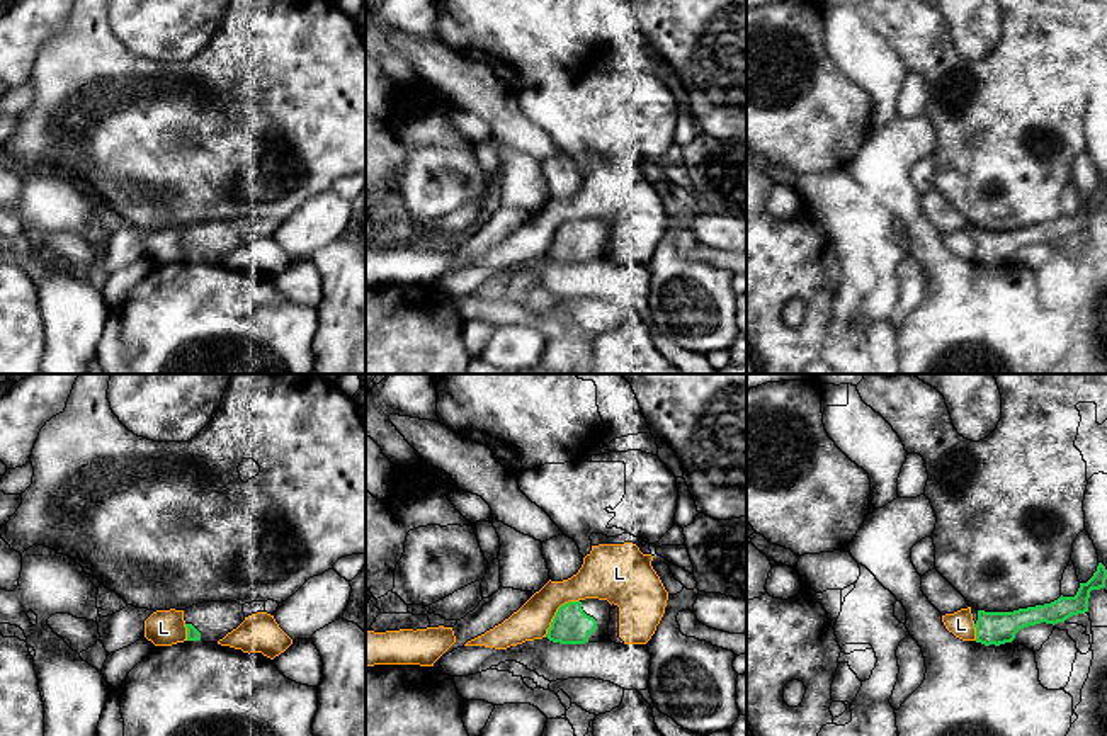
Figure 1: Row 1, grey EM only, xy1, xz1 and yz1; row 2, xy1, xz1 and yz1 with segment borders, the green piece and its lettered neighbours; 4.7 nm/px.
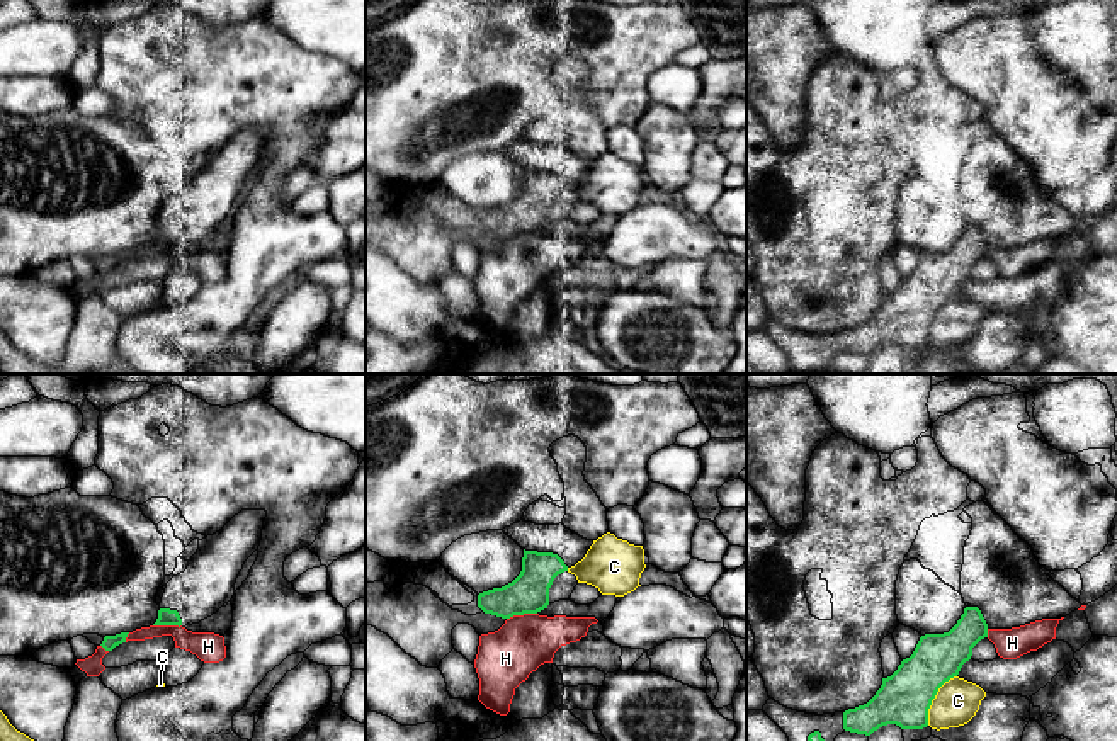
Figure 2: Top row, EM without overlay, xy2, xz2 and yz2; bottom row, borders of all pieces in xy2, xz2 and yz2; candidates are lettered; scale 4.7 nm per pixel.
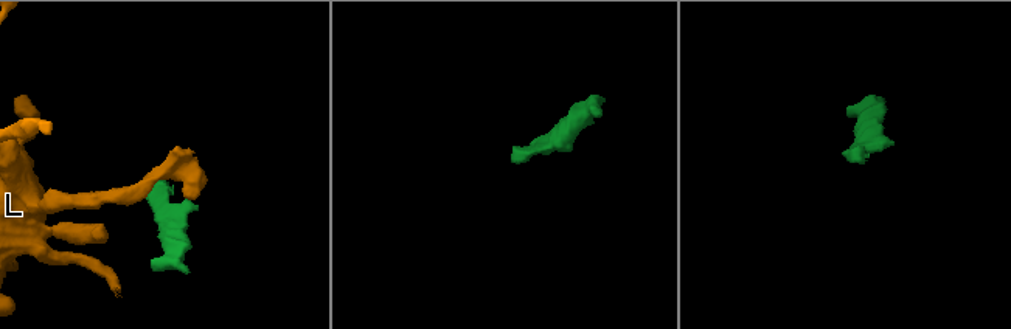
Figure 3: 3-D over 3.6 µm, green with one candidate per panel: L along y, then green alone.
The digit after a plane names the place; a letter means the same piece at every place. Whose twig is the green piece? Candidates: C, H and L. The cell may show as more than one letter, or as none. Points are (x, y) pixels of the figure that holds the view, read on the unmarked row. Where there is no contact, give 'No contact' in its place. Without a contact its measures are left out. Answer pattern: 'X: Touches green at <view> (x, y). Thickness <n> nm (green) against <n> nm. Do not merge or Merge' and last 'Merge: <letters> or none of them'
C: Touches green at yz2 (934, 316). Thickness 260 nm (green) against 200 nm. Do not merge
H: Touches green at xz2 (521, 233). Thickness 190 nm (green) against 280 nm. Do not merge
L: Touches green at xz1 (556, 232). Thickness 180 nm (green) against 190 nm. Do not merge
Merge: none of them

